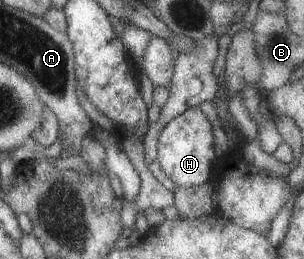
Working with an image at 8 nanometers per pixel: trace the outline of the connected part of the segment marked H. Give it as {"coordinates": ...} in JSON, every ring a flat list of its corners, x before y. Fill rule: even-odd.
{"coordinates":[[191,106,183,110,167,122,159,132,156,160,159,168,177,186,198,186,207,182,216,157,213,152,213,127,199,106]]}

